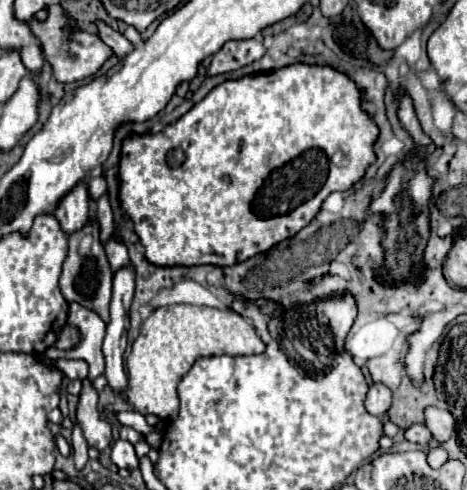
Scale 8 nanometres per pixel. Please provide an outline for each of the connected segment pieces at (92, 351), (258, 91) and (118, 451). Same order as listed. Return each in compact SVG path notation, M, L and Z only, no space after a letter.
M78 302L70 304L68 322L82 330L82 344L76 350L68 350L68 352L48 350L46 356L50 356L50 358L82 358L82 360L86 360L88 366L90 366L88 378L94 380L96 376L100 376L104 372L102 340L104 340L106 324L102 322L102 318L94 310L84 308Z
M294 64L290 68L280 68L274 72L262 72L254 76L242 76L238 80L226 80L212 88L206 98L194 104L178 122L168 124L162 132L148 134L132 134L122 142L120 164L118 164L118 200L128 218L134 222L134 232L138 234L140 244L144 246L144 256L154 266L198 266L198 264L214 264L214 266L232 266L240 264L260 252L270 250L278 242L296 236L302 228L306 228L314 216L318 214L324 198L330 192L344 192L354 182L358 182L366 168L376 160L374 142L378 138L378 128L370 120L366 112L360 108L362 94L356 84L342 72L330 66L310 66L310 64Z
M118 440L114 446L112 446L112 462L118 466L118 468L124 468L128 472L136 470L140 460L136 456L136 450L130 442L124 442L124 440Z

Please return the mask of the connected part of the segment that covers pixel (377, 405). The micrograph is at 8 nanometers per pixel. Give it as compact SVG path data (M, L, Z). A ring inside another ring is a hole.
M372 384L366 394L364 406L372 416L382 416L392 406L392 392L384 384Z

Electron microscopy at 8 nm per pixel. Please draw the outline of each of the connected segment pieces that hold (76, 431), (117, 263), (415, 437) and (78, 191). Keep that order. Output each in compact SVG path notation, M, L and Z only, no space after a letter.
M78 424L72 428L72 454L74 454L76 470L80 472L86 466L86 462L88 462L88 444L86 444Z
M116 236L110 238L110 242L106 244L104 250L106 250L106 258L108 258L108 264L110 264L112 276L114 276L120 268L128 266L128 252L126 252L126 246L124 246L122 242L118 242Z
M414 424L414 426L410 426L406 430L406 440L418 442L422 446L428 446L428 442L432 440L432 434L430 434L430 430L424 424Z
M78 184L70 196L62 198L62 204L56 208L56 220L66 236L82 230L88 220L88 190L84 184Z

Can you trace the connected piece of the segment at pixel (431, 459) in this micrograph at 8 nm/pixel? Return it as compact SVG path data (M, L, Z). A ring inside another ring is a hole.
M444 448L428 450L428 464L430 464L432 468L440 468L446 460L448 460L448 452L446 452Z

